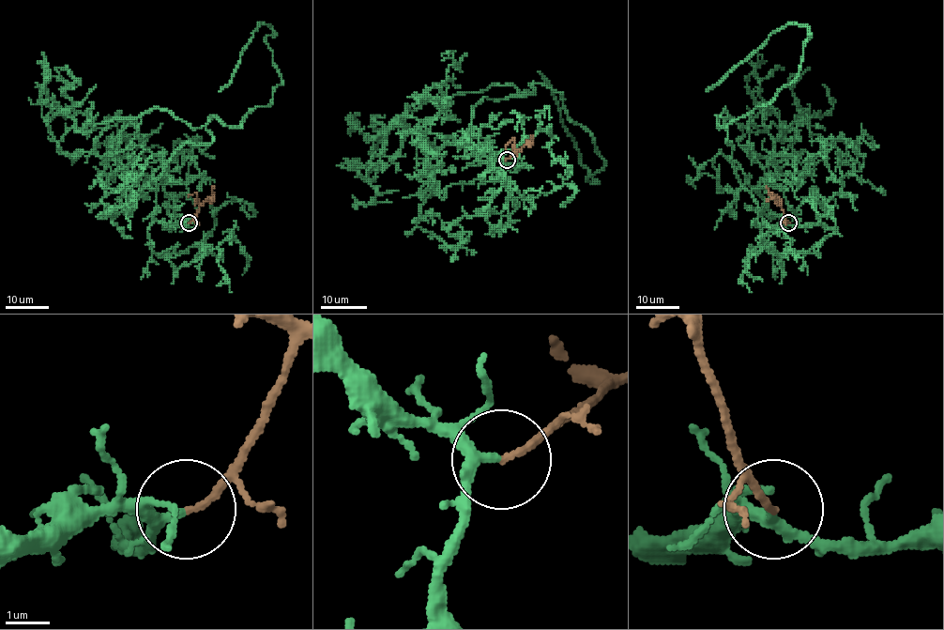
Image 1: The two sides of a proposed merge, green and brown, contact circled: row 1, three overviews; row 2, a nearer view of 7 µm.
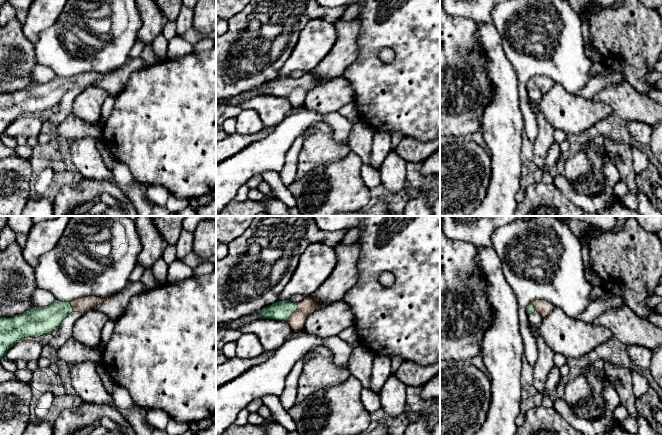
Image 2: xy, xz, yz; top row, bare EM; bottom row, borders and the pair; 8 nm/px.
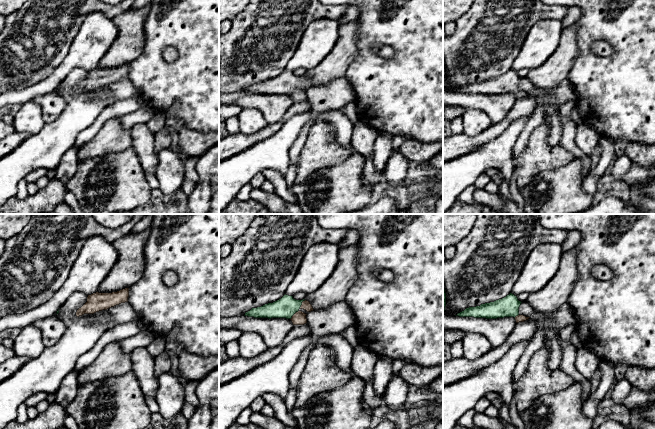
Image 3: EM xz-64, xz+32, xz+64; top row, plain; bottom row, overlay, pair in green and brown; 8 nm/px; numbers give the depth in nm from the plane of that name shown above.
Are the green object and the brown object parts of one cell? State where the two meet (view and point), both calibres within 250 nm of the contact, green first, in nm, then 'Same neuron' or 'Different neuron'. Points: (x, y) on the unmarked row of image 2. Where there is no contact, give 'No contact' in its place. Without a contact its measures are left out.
Touches green at xz (294, 87). Thickness 160 nm (green) against 130 nm. Same neuron

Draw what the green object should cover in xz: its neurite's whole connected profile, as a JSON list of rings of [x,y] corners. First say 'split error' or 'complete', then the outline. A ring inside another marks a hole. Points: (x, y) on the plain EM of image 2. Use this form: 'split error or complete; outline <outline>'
split error; outline [[[309,72],[303,77],[293,79],[290,76],[276,78],[254,89],[260,89],[262,95],[274,95],[286,97],[293,106],[301,106],[305,102],[306,94],[324,84],[326,81],[319,81]]]

